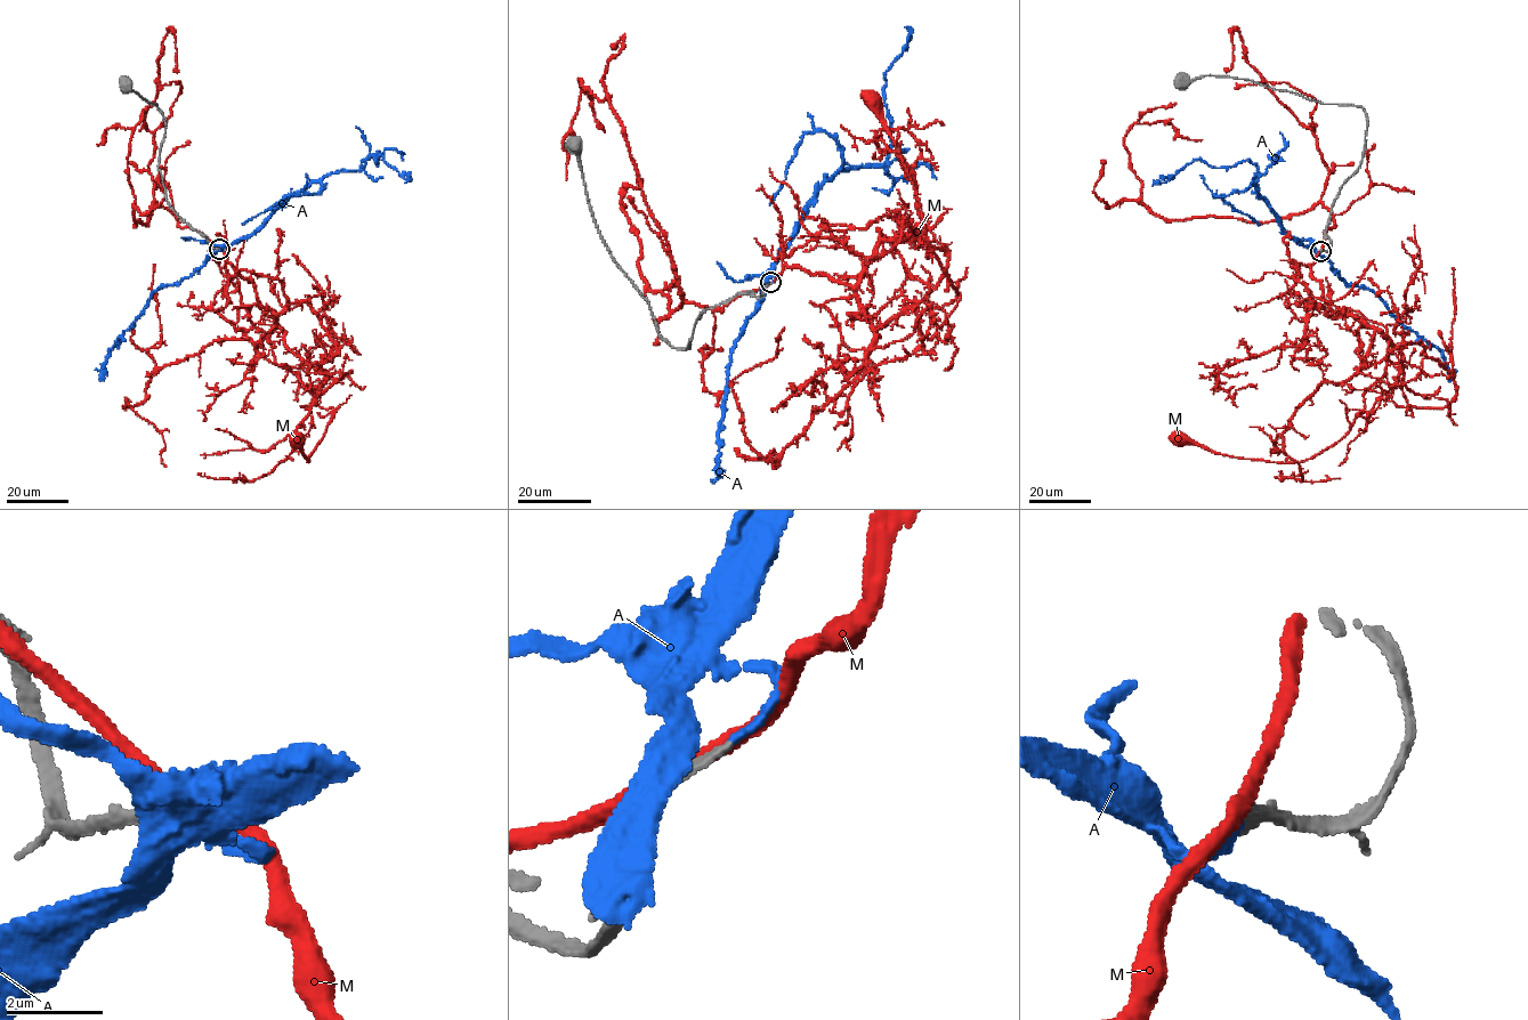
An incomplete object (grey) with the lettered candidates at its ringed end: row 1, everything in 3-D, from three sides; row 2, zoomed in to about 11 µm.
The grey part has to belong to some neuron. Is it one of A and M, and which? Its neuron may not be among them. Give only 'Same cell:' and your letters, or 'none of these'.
Same cell: A

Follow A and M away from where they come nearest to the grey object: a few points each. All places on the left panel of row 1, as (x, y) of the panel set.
A: (218, 250), (248, 237), (290, 196), (329, 175), (361, 170), (373, 154), (376, 163), (383, 155), (405, 183)
M: (218, 248), (276, 320), (267, 336), (275, 363), (298, 374), (321, 407), (333, 409), (308, 461), (298, 439)

